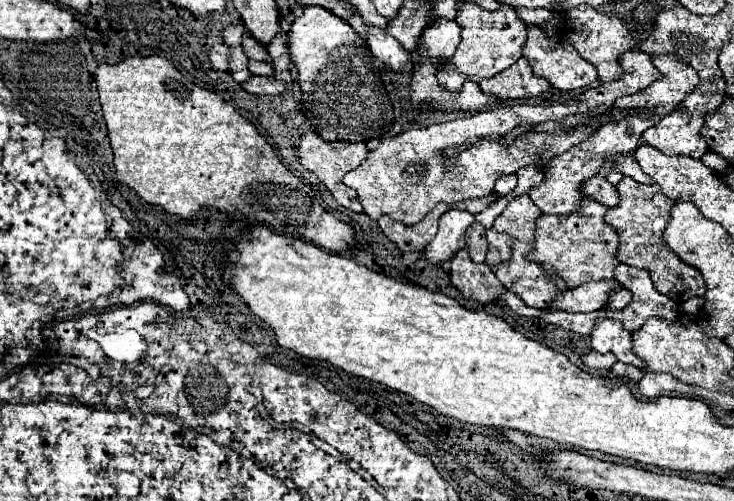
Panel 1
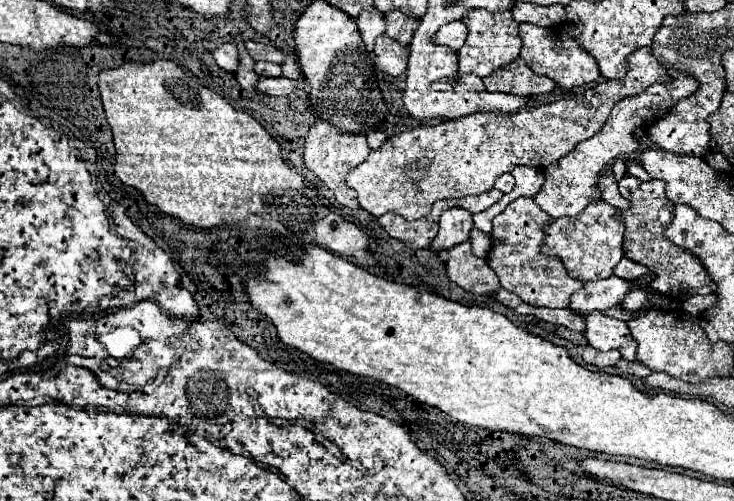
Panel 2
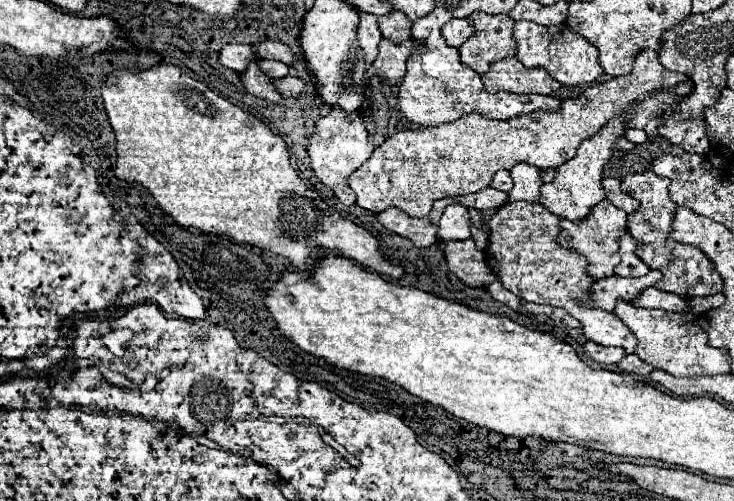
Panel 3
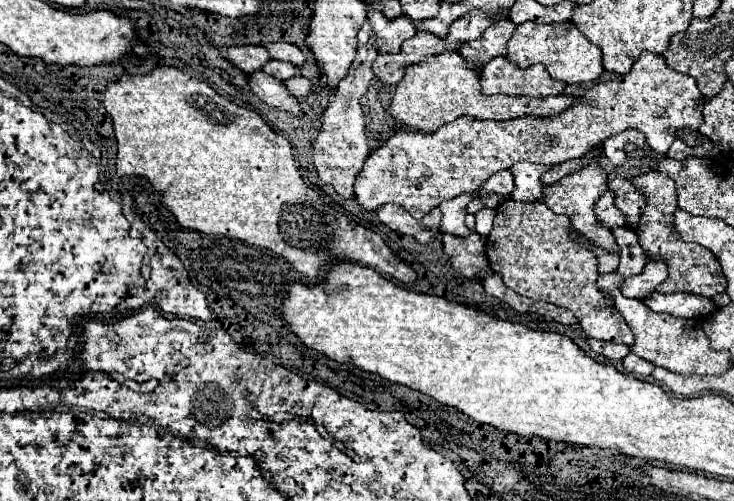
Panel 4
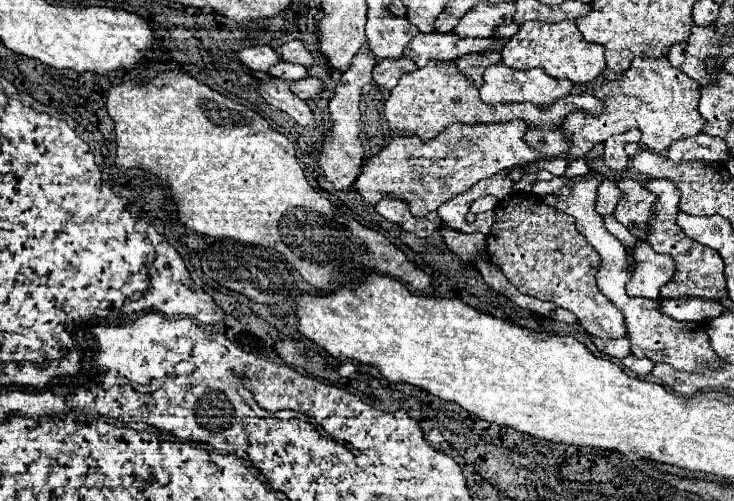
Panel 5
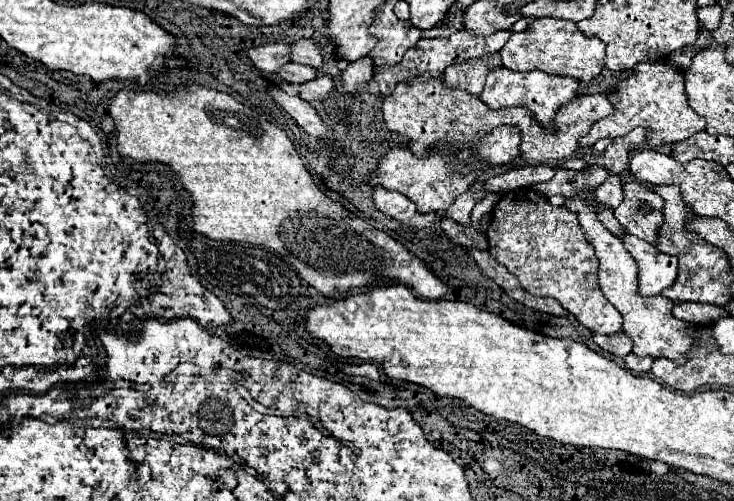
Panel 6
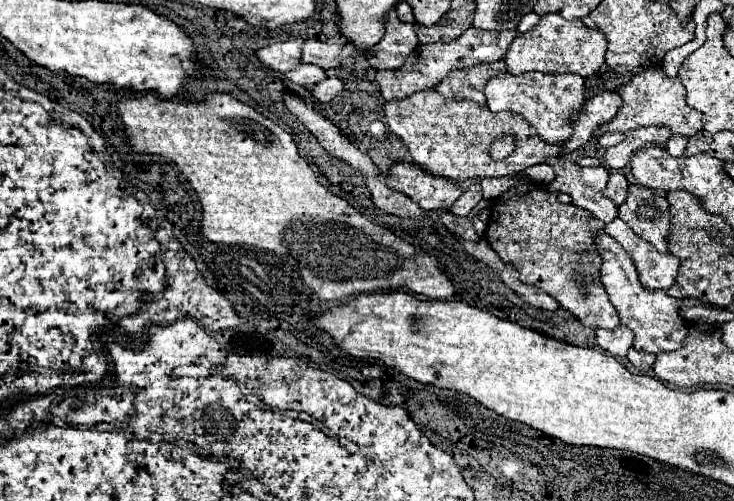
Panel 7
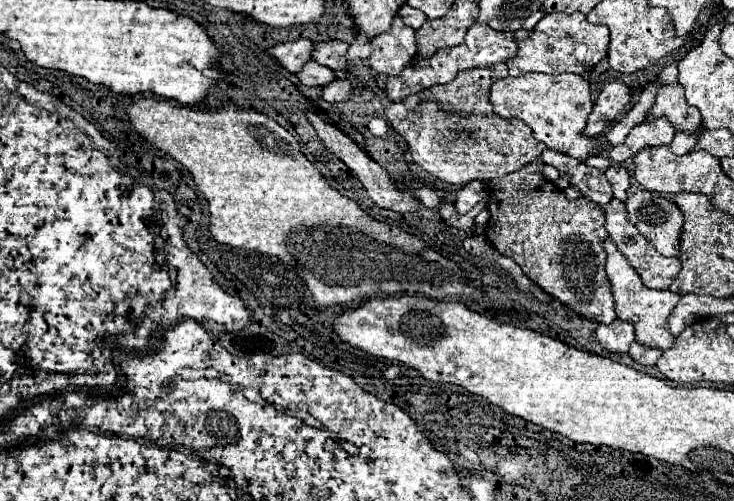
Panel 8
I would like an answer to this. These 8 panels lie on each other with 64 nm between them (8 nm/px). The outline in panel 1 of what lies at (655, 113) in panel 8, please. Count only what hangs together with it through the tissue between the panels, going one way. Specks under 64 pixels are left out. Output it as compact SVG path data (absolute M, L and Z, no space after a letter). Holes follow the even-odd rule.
M628 50L620 56L622 76L616 82L600 84L598 88L586 90L584 94L578 94L576 98L556 104L550 108L540 106L526 106L526 104L504 104L498 110L468 114L464 118L456 118L444 124L420 128L420 130L408 130L400 136L380 140L380 144L368 152L366 160L348 172L344 176L344 184L354 188L358 192L358 198L364 206L364 214L368 214L372 220L378 220L380 216L388 214L392 220L398 220L402 224L416 224L420 222L438 202L460 202L466 198L482 198L488 196L494 190L494 182L504 174L516 174L522 166L546 166L550 158L566 152L568 148L580 144L586 140L594 130L576 128L568 134L551 134L548 132L526 132L520 138L516 138L512 144L504 146L500 142L490 140L490 134L506 134L514 130L520 124L540 124L548 120L560 120L568 114L588 112L596 106L612 106L616 98L634 94L638 90L648 88L654 80L660 78L660 72L652 64L650 56L640 50ZM466 140L478 140L474 148L468 148L452 158L442 158L440 152L462 144Z

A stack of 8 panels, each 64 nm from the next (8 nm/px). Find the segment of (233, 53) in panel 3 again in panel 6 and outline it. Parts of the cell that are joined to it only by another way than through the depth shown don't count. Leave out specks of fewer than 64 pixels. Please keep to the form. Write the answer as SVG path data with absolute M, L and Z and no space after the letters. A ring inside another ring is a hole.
M264 44L246 50L246 56L252 64L262 72L276 72L282 64L290 62L290 46L288 44Z

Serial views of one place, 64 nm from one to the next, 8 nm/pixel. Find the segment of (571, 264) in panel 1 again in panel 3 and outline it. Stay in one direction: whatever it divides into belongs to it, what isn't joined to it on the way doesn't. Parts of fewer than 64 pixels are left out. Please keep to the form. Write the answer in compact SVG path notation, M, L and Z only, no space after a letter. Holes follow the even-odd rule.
M602 200L598 202L592 212L584 218L584 220L578 220L578 222L570 222L570 220L562 220L560 224L560 234L558 234L558 244L562 248L568 248L576 254L584 254L586 262L588 262L588 276L592 276L594 280L600 280L600 278L608 278L614 274L614 268L620 264L620 236L624 234L626 230L626 212L612 206L608 200Z

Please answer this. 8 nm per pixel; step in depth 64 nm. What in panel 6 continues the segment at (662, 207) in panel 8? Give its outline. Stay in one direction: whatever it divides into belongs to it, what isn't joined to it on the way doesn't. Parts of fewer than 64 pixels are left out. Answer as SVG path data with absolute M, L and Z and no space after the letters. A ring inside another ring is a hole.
M640 182L624 184L624 200L614 210L616 220L636 238L646 242L656 242L660 230L664 200L648 186Z

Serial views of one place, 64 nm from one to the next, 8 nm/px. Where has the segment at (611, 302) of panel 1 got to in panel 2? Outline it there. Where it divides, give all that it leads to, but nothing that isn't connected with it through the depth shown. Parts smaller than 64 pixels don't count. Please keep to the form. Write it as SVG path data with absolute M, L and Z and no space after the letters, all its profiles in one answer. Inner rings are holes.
M636 288L636 290L632 290L632 292L628 292L628 296L624 296L624 300L620 302L620 308L624 308L624 310L640 310L644 304L648 302L648 296L646 296L646 292L642 290L642 288Z

